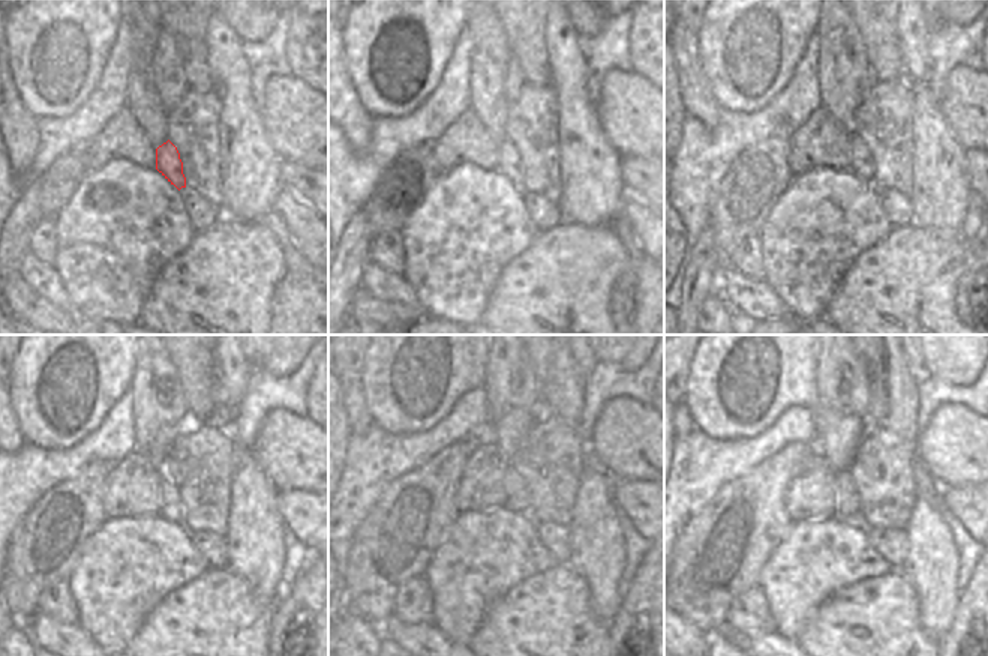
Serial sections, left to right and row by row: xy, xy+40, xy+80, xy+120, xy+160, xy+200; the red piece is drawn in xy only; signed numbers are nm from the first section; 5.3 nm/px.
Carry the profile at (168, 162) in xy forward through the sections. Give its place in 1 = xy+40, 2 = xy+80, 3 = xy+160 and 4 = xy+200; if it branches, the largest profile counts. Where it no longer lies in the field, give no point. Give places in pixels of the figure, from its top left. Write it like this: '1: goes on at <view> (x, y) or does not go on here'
1: goes on at xy+40 (508, 161)
2: goes on at xy+80 (844, 161)
3: goes on at xy+160 (516, 506)
4: goes on at xy+200 (849, 503)

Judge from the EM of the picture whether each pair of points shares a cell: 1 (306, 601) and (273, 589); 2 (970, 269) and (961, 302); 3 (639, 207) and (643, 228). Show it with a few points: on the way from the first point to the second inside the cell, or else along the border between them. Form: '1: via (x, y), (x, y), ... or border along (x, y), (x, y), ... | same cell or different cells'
1: border along (285, 590), (276, 602) | different cells
2: via (970, 276), (969, 294) | same cell
3: via (639, 212), (643, 224) | same cell

